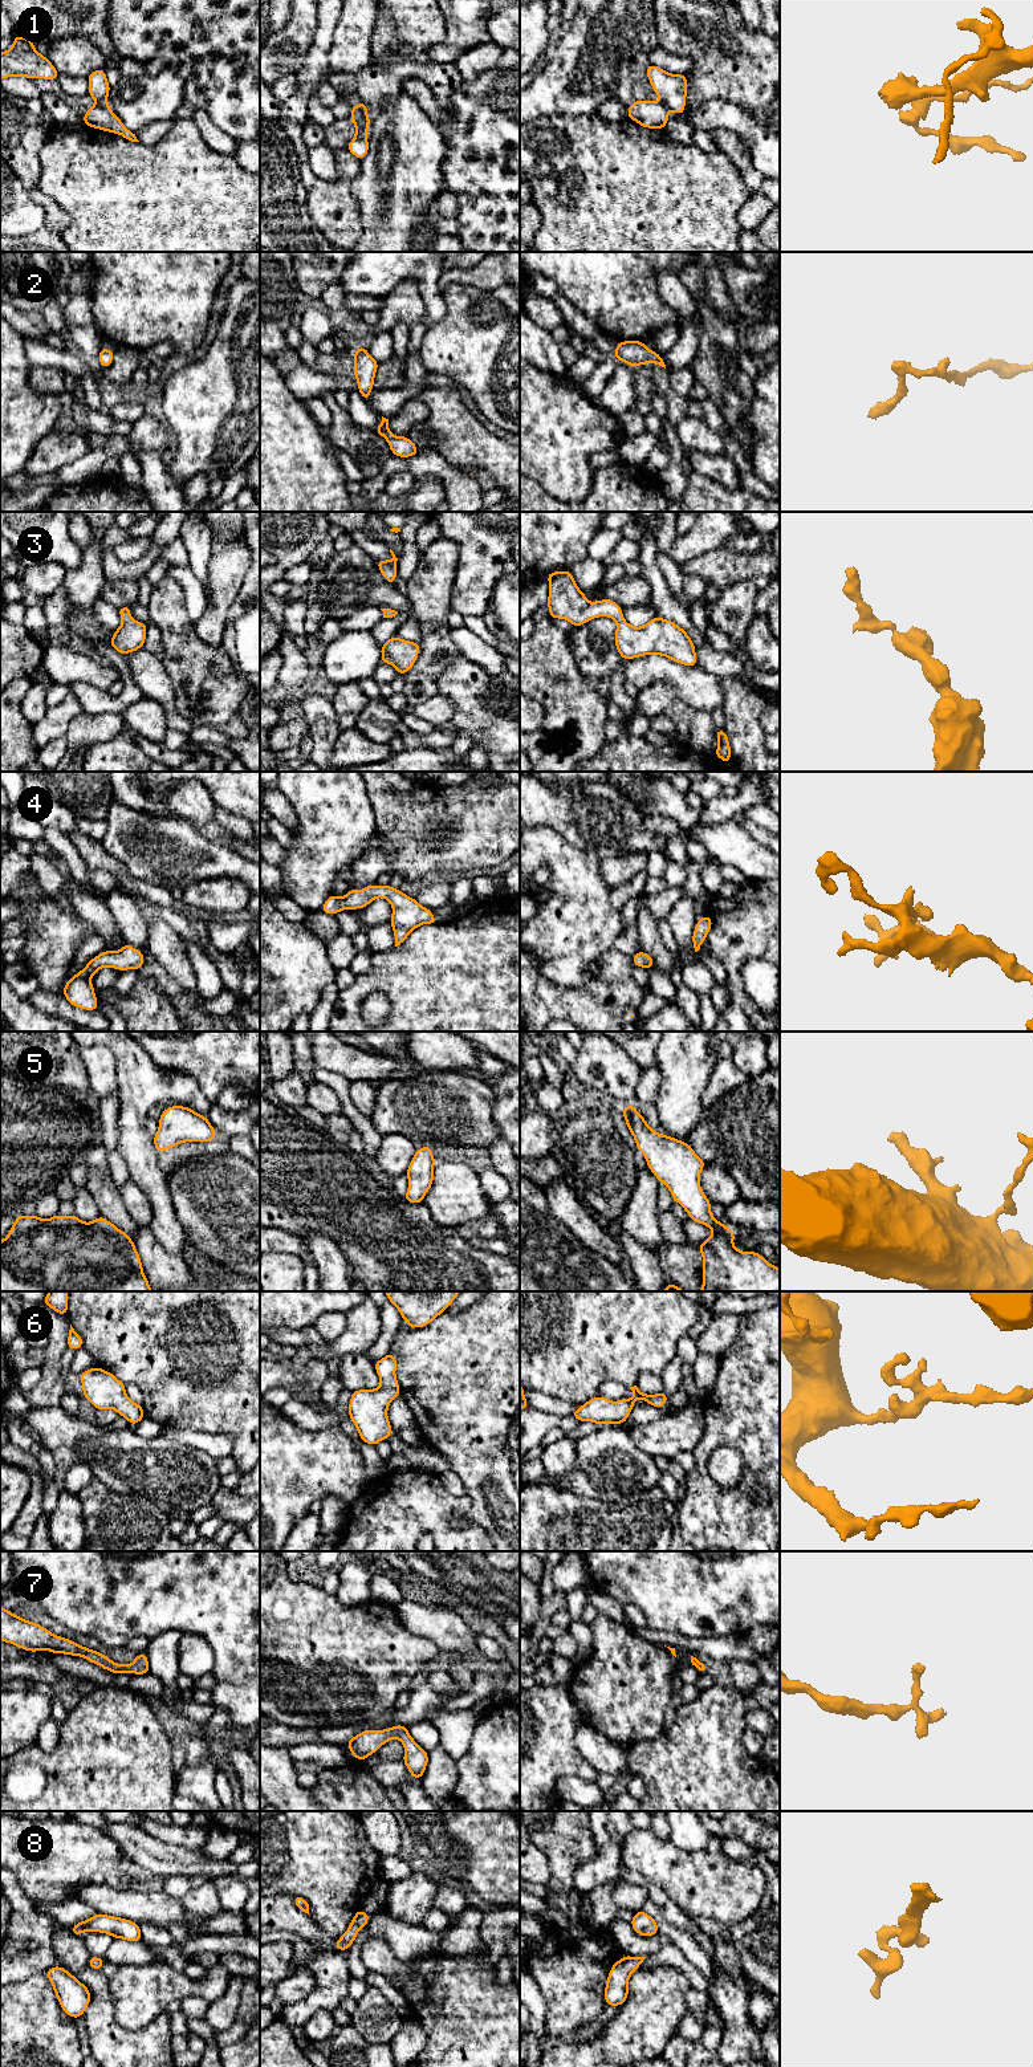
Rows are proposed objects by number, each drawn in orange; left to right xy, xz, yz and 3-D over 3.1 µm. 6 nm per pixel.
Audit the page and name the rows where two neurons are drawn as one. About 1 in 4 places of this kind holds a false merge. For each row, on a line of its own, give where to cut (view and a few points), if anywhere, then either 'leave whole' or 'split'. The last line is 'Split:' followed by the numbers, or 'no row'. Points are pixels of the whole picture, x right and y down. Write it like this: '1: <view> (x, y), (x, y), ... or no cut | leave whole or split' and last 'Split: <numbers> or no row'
1: xz (366, 133), (356, 135) | split
2: no cut | leave whole
3: no cut | leave whole
4: no cut | leave whole
5: no cut | leave whole
6: no cut | leave whole
7: no cut | leave whole
8: no cut | leave whole
Split: 1

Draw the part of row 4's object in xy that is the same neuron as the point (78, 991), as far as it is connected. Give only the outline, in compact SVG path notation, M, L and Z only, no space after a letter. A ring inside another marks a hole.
M125 944L119 951L103 951L93 957L85 968L76 973L64 986L64 996L76 1008L98 1010L97 996L90 981L95 973L105 967L118 971L137 969L143 965L145 956L137 948Z

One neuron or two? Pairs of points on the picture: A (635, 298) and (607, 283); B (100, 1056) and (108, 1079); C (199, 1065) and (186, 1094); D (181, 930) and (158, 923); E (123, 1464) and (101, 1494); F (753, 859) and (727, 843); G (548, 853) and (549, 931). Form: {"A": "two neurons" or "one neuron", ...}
{"A": "one neuron", "B": "one neuron", "C": "two neurons", "D": "two neurons", "E": "two neurons", "F": "one neuron", "G": "one neuron"}

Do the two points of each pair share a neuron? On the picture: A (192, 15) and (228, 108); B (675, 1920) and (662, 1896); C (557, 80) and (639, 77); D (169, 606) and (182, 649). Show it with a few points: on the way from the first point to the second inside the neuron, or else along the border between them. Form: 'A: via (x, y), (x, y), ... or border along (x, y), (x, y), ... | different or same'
A: via (215, 37), (227, 49), (228, 85) | same
B: via (674, 1915), (665, 1901) | same
C: border along (631, 60), (630, 77), (634, 82) | different
D: via (170, 617), (178, 638) | same

